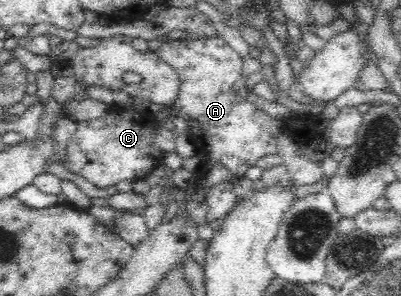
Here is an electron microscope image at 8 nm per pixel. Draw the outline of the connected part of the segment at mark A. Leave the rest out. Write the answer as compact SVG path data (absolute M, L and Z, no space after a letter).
M219 36L201 38L192 41L188 39L168 40L155 51L180 76L180 91L177 100L171 105L177 112L177 117L185 119L190 128L189 139L195 144L201 157L202 167L198 174L204 174L214 163L221 163L234 175L244 175L248 167L264 155L278 151L276 135L283 133L296 143L310 145L312 141L324 140L335 147L350 147L356 141L358 129L362 125L363 113L356 106L345 106L335 119L328 121L326 129L320 127L318 116L300 115L297 118L275 117L264 114L254 104L230 92L232 85L241 78L244 58L230 48Z

